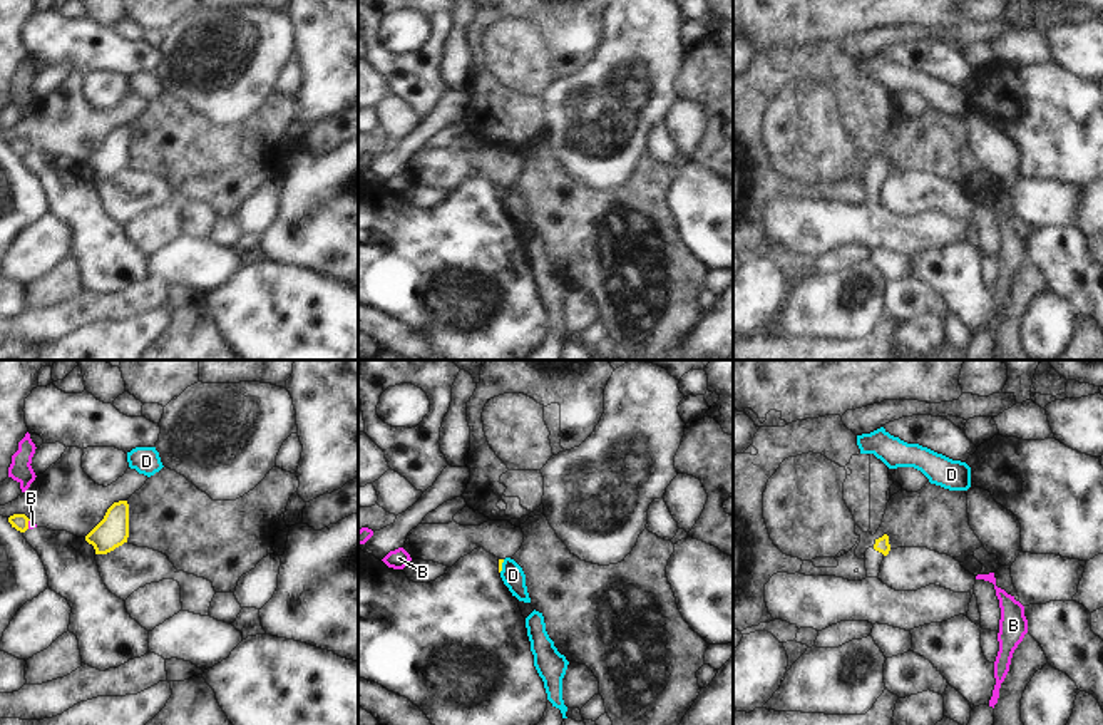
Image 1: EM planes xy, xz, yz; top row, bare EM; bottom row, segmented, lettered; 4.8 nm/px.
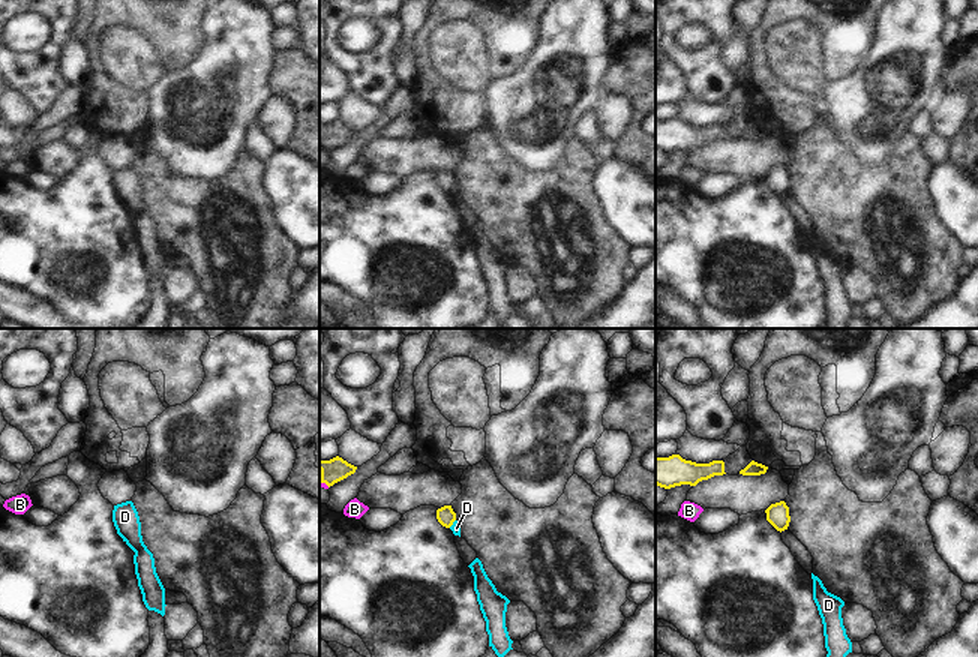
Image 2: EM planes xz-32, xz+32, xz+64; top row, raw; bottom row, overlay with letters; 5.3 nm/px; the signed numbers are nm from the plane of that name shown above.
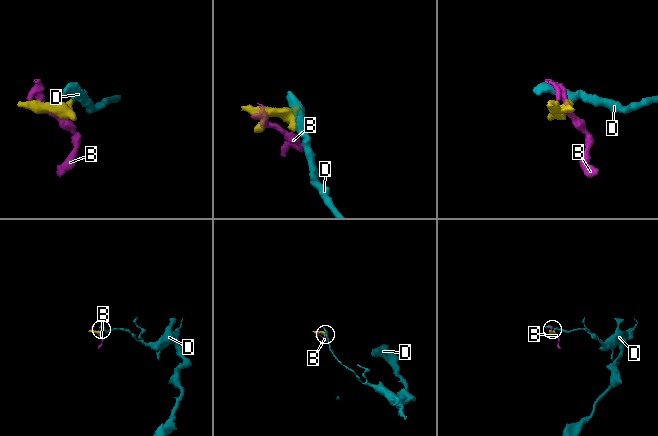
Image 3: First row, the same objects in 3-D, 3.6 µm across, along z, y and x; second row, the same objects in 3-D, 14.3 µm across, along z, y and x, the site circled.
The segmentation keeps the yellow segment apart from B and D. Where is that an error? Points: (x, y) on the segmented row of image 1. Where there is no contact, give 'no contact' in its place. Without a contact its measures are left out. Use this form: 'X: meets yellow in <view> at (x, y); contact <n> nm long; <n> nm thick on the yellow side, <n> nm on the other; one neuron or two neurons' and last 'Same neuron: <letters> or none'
B: meets yellow in xy at (27, 524); contact 50 nm long; 80 nm thick on the yellow side, 40 nm on the other; two neurons
D: meets yellow in xz at (501, 566); contact 70 nm long; 20 nm thick on the yellow side, 110 nm on the other; two neurons
Same neuron: none

